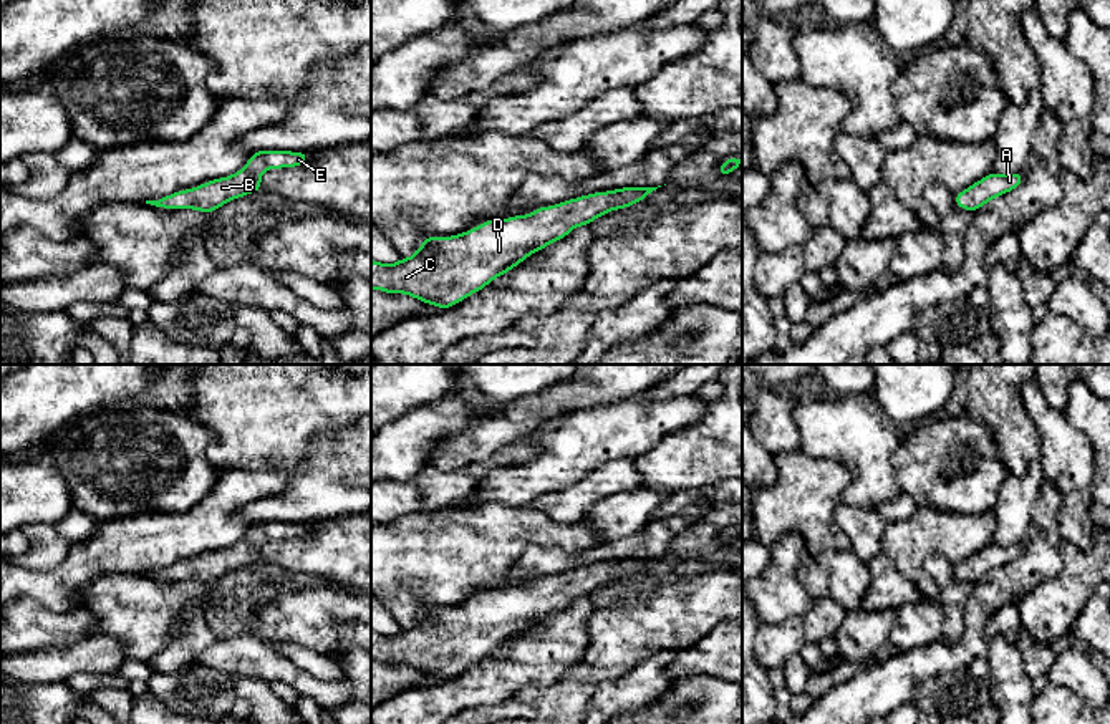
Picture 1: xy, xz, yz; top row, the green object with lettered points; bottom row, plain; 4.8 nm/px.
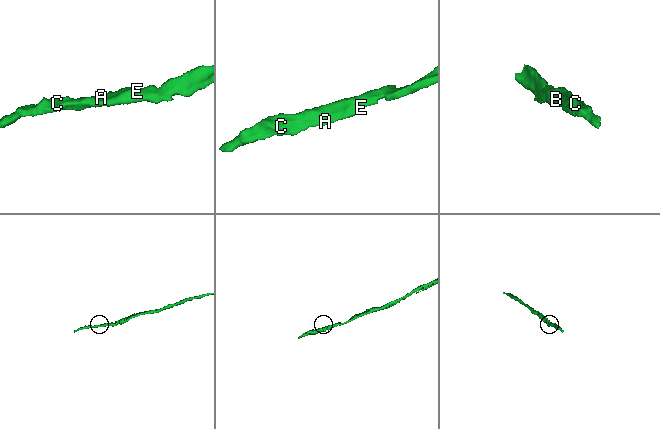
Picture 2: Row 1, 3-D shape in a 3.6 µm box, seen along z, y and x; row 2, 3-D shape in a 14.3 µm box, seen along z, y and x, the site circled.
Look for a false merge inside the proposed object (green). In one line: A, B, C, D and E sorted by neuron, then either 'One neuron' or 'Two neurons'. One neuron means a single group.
Groups: A B C D E. One neuron

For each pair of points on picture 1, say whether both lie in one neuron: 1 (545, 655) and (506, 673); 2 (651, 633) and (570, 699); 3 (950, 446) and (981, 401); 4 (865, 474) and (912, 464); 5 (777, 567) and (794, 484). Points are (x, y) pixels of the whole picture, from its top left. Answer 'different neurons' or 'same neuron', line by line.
1: same neuron
2: same neuron
3: different neurons
4: different neurons
5: different neurons

